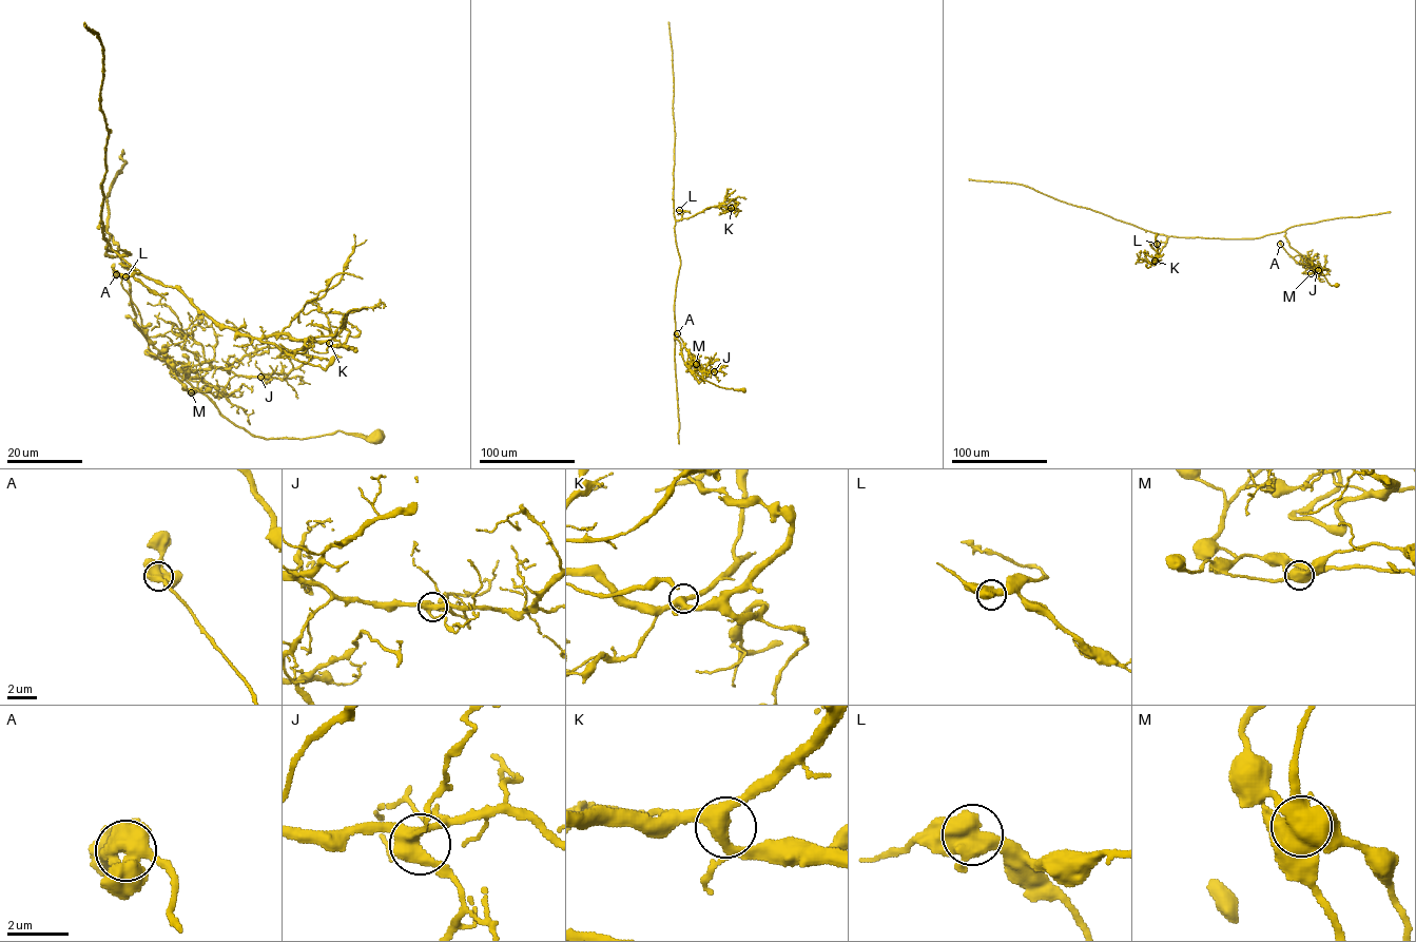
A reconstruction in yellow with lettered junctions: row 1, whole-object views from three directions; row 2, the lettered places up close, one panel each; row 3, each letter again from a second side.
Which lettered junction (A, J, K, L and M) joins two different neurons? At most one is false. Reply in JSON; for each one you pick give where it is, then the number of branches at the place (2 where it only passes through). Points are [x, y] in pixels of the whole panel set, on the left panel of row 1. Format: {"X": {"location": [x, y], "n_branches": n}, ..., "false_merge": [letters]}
{"M": {"location": [191, 392], "n_branches": 4}, "false_merge": ["M"]}

